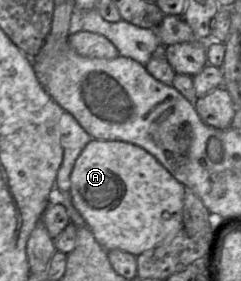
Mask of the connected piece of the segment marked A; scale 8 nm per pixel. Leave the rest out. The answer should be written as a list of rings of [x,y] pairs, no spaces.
[[[92,139],[76,159],[70,181],[73,206],[107,251],[119,249],[138,256],[183,229],[186,187],[138,145]]]

